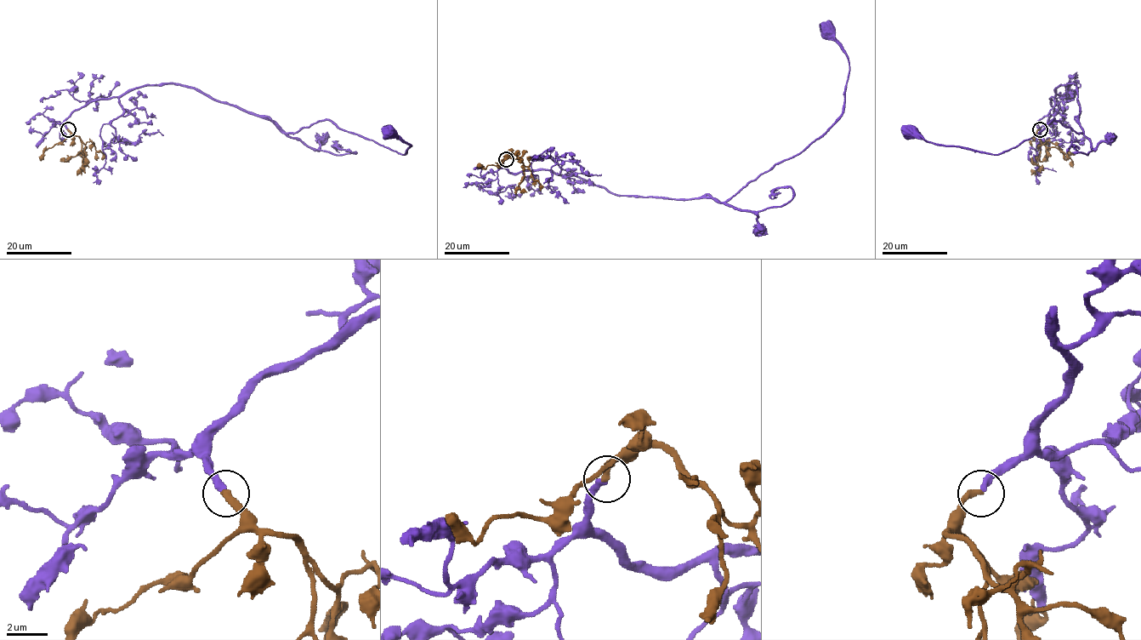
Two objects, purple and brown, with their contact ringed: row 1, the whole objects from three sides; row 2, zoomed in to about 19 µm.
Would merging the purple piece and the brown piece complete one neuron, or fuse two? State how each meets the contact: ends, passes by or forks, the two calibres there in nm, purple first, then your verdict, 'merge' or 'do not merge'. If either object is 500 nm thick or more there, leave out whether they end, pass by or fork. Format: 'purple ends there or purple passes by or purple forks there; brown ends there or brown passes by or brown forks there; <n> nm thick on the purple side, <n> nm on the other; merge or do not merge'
purple ends there; brown ends there; 320 nm thick on the purple side, 320 nm on the other; merge

